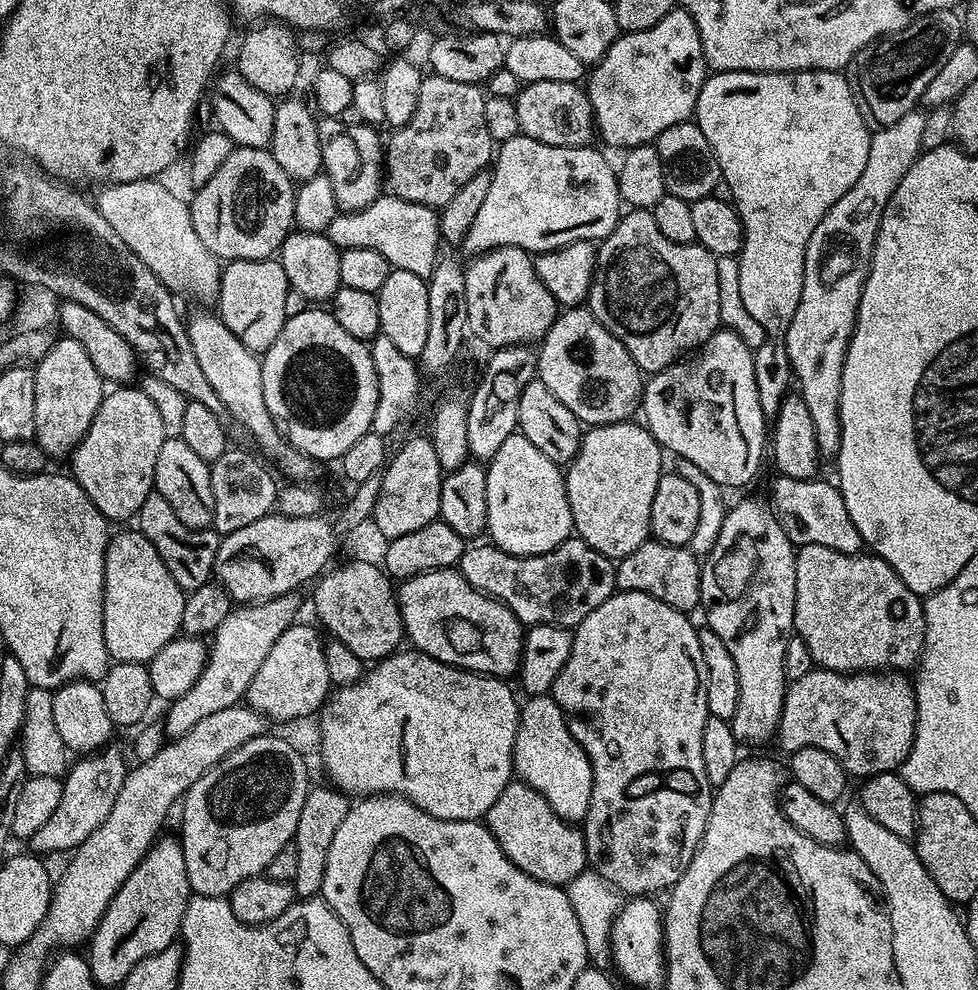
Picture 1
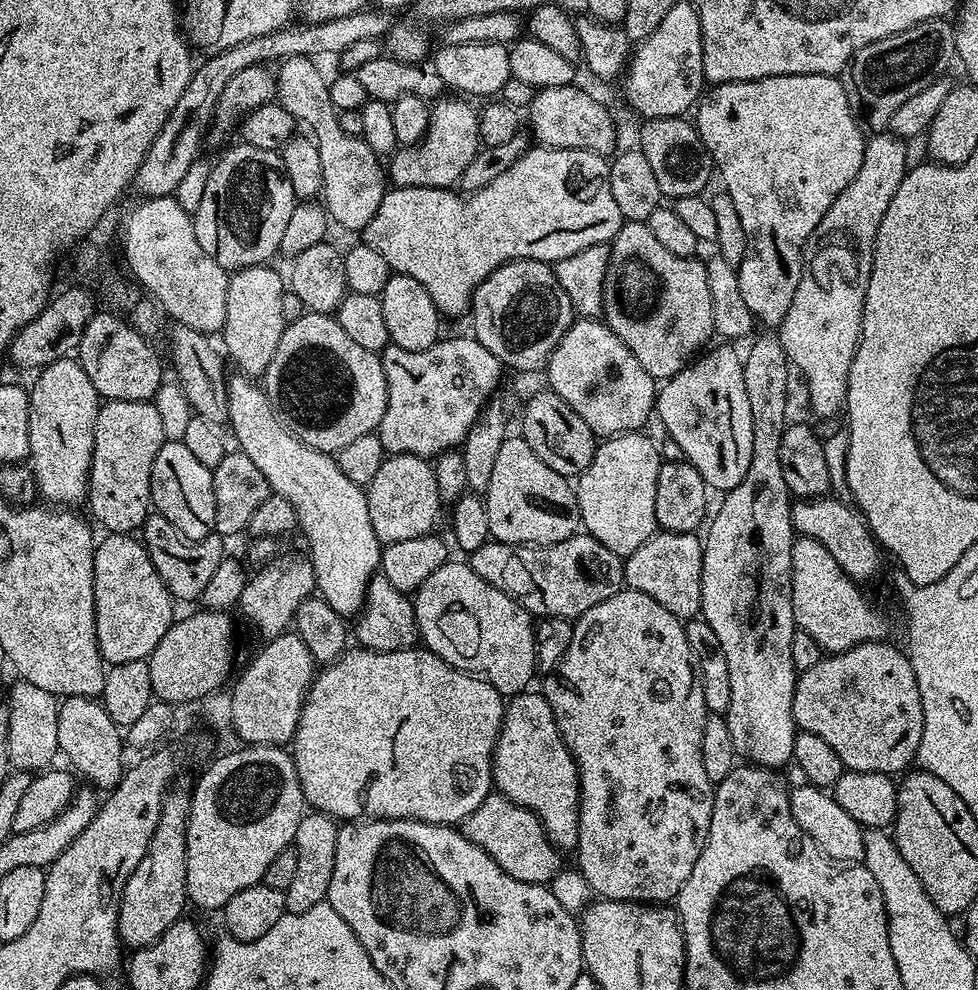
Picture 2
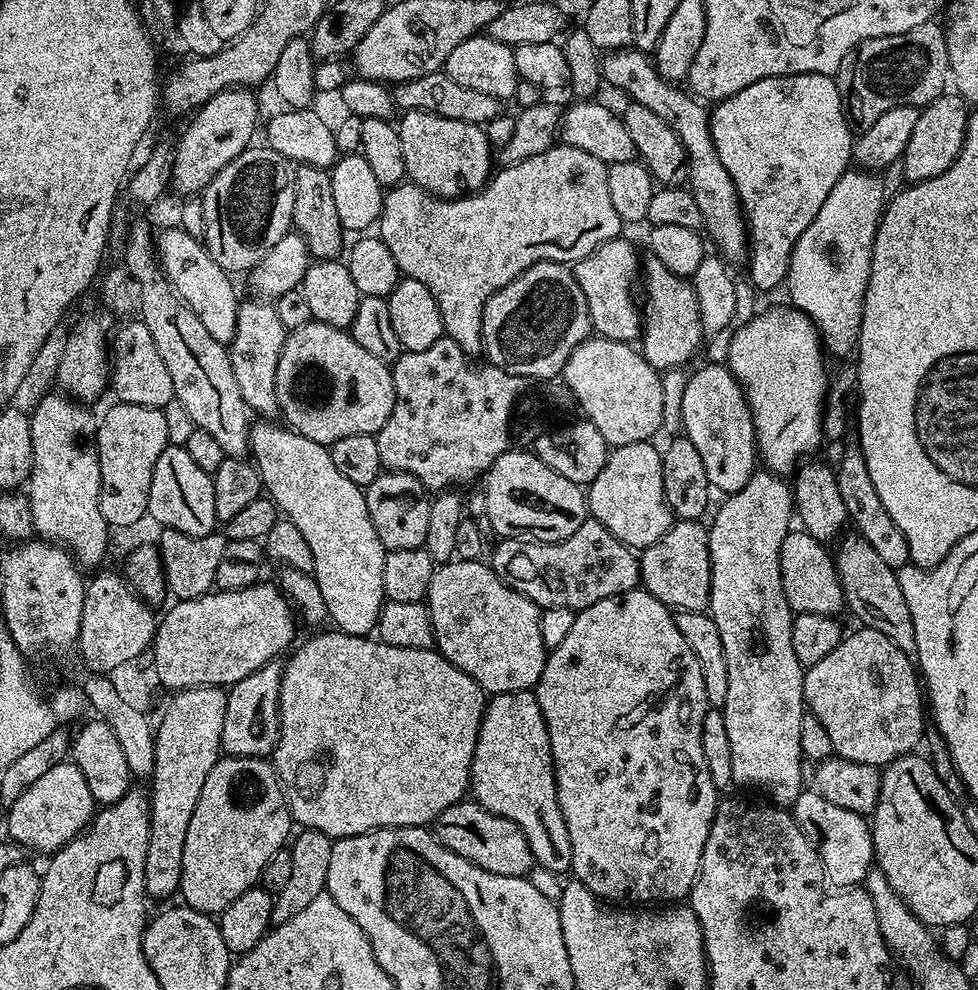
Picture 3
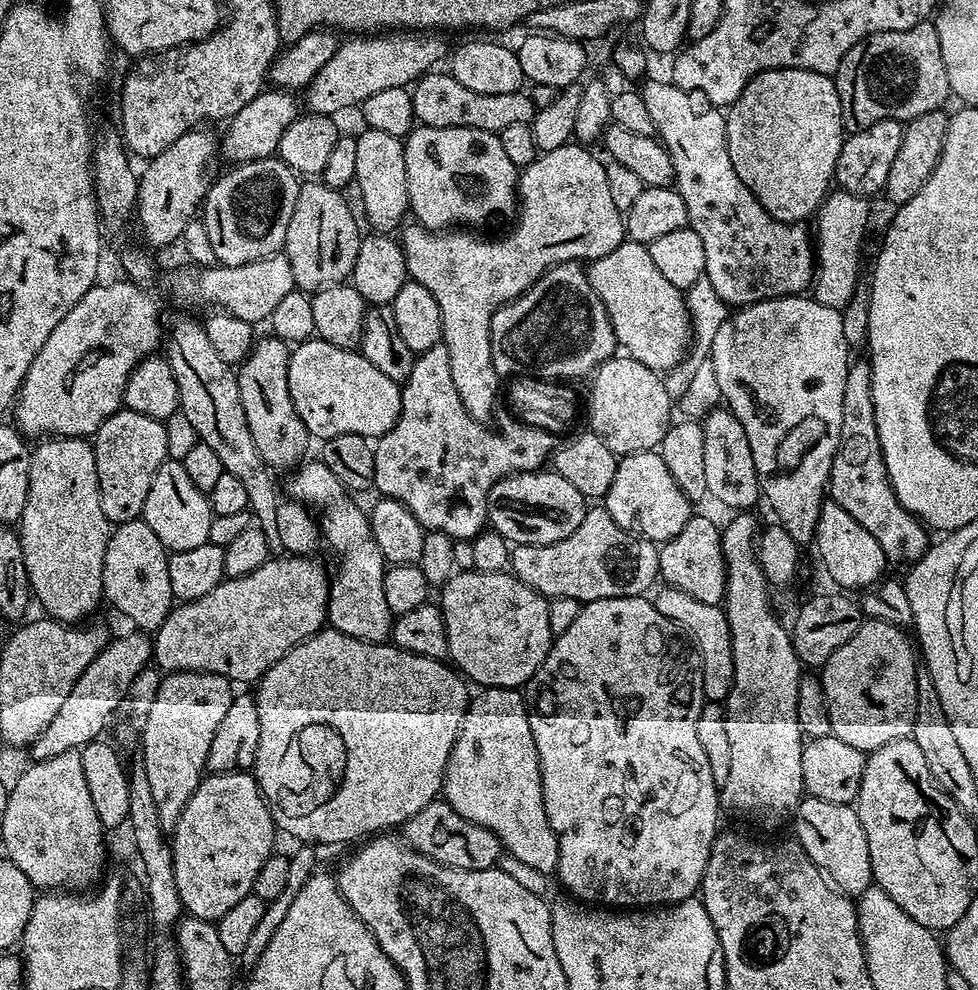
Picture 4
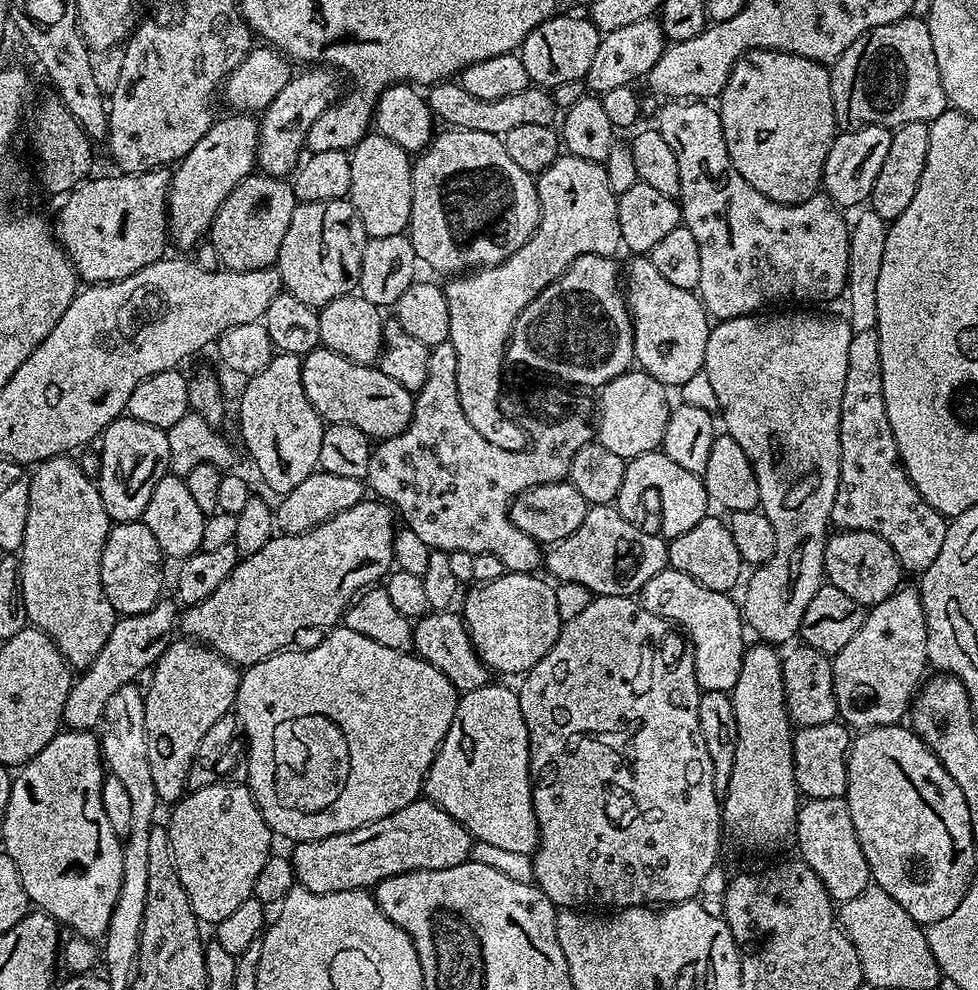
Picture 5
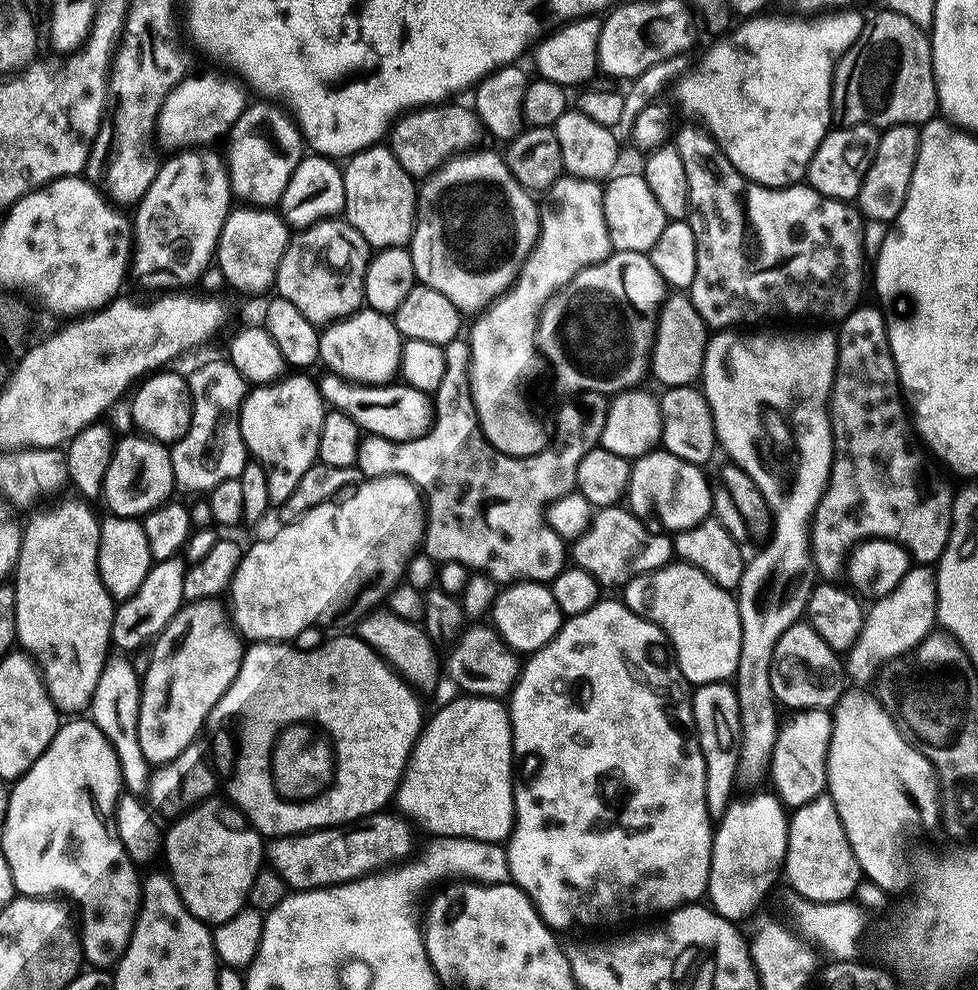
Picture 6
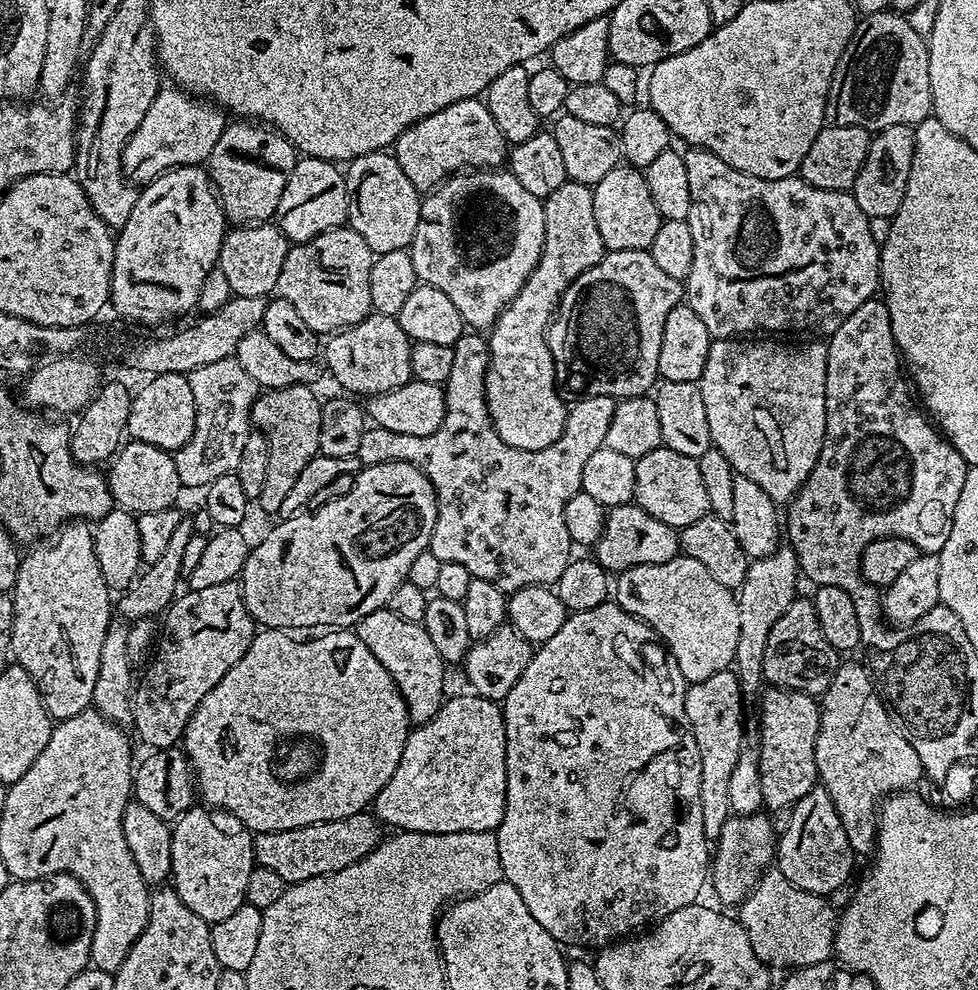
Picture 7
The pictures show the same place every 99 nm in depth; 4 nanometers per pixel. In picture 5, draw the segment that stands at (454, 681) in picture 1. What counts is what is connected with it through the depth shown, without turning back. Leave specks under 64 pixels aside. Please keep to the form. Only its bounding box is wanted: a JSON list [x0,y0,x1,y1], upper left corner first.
[234,626,458,842]

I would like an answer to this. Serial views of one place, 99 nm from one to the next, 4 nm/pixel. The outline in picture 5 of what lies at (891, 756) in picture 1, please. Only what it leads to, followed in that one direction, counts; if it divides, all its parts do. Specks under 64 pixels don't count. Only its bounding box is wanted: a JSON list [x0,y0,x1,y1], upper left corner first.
[831,586,929,730]

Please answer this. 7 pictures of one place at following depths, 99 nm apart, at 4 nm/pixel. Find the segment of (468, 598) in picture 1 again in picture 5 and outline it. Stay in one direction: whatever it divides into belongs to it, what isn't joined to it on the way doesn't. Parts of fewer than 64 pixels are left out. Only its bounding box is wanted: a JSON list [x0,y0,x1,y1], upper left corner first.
[462,571,562,674]

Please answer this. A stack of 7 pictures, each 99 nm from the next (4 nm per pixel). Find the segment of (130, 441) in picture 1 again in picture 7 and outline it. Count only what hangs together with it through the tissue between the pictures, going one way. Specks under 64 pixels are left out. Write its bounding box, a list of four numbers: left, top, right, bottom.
[106,440,182,514]

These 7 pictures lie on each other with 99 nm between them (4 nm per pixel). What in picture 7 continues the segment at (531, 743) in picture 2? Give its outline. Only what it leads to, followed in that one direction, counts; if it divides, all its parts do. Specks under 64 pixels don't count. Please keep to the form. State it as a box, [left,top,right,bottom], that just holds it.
[374,694,506,834]

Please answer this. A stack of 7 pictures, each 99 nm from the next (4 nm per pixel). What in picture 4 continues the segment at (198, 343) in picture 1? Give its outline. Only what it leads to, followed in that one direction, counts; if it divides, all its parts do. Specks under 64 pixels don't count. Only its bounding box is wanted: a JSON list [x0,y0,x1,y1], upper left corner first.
[287,459,393,644]

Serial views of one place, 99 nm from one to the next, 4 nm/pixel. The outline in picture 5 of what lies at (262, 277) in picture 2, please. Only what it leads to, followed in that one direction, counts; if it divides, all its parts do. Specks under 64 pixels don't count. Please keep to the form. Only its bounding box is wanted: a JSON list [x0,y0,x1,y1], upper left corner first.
[240,352,325,497]

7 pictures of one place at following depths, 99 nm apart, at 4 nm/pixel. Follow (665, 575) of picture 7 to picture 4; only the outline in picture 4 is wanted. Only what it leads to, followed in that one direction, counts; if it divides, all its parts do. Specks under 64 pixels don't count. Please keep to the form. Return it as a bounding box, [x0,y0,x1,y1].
[654,586,734,701]

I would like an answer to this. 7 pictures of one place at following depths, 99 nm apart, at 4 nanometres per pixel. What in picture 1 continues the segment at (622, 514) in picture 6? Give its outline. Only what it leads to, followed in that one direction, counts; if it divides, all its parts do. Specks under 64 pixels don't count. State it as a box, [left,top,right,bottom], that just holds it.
[458,538,617,629]

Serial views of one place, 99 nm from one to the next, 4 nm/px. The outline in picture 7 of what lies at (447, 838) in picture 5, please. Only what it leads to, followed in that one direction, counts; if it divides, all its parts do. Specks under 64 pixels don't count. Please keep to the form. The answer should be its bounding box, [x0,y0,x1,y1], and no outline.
[254,810,382,885]

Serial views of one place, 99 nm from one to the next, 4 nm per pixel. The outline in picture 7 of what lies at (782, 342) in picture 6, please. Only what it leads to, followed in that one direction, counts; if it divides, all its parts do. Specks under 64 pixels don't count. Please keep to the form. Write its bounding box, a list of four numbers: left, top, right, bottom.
[698,338,828,660]

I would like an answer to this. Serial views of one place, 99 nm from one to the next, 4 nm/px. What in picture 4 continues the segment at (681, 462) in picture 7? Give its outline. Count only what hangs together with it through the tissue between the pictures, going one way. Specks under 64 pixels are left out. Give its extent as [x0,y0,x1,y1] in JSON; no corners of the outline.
[602,450,694,542]

